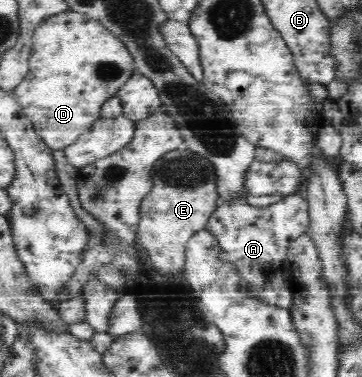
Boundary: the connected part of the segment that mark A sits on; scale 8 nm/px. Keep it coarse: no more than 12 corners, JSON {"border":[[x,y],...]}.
{"border":[[303,191],[220,204],[206,228],[252,294],[291,309],[283,274],[309,226]]}

